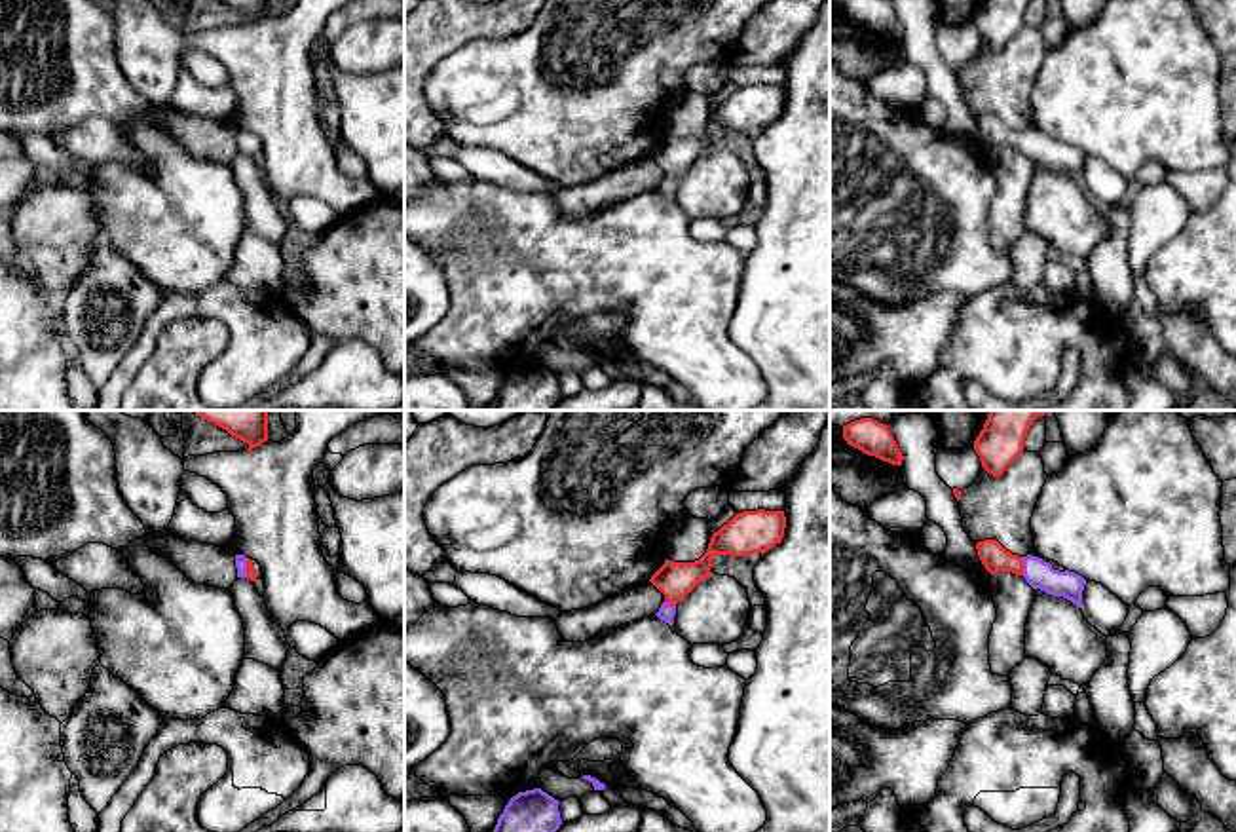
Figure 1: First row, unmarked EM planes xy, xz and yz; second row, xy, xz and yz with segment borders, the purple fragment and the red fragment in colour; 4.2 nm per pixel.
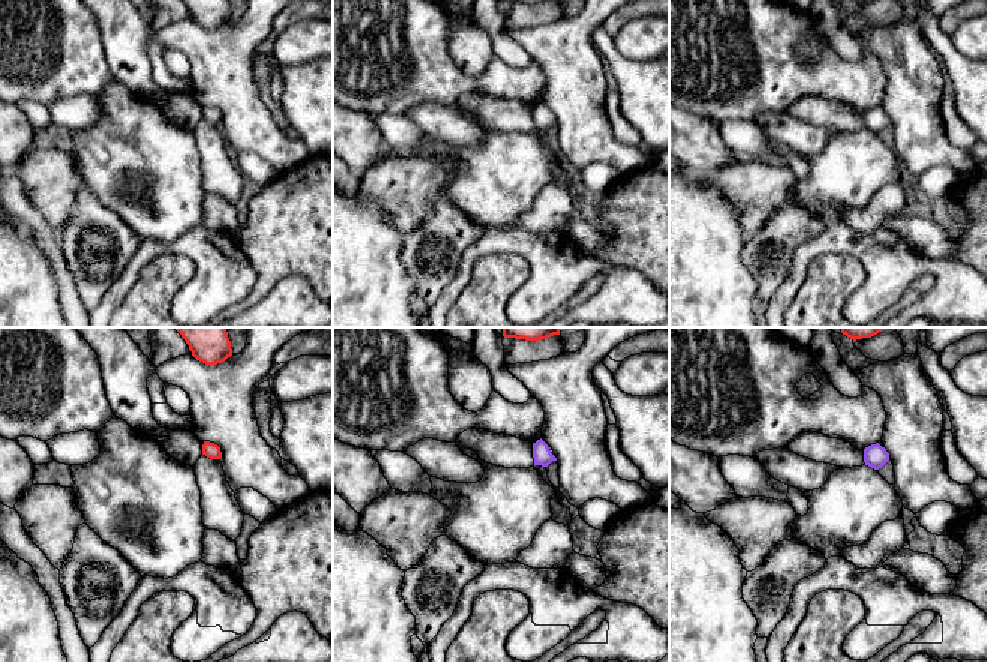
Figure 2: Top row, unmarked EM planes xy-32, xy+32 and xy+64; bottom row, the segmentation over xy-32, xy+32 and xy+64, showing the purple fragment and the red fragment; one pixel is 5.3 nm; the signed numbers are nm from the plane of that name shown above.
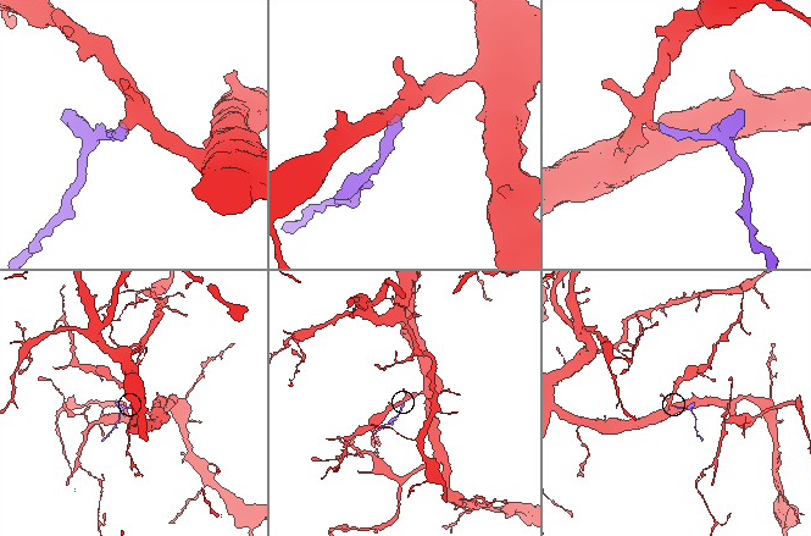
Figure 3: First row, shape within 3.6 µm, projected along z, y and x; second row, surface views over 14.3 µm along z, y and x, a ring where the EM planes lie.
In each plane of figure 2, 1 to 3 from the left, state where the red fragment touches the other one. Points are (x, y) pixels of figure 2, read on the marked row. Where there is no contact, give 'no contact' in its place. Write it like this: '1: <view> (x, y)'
1: no contact
2: no contact
3: no contact

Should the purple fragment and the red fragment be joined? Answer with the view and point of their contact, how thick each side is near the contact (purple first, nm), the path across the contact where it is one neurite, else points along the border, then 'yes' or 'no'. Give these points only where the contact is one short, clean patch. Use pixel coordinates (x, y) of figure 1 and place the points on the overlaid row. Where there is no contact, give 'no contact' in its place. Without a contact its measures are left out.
yz (1024, 567) | 120/110 nm | across yz (1039, 574), (1024, 567), (1001, 561), (992, 553) | yes

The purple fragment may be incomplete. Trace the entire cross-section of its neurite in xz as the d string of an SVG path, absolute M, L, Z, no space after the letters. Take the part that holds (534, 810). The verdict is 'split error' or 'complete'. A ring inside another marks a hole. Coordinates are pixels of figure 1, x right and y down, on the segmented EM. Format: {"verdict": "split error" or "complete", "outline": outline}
{"verdict": "complete", "outline": "M541 788L518 792L505 805L494 832L556 832L562 824L558 804Z"}

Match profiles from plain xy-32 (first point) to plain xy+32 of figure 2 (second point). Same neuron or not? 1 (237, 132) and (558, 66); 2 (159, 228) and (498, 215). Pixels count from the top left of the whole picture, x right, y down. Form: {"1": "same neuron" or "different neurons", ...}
{"1": "same neuron", "2": "same neuron"}

